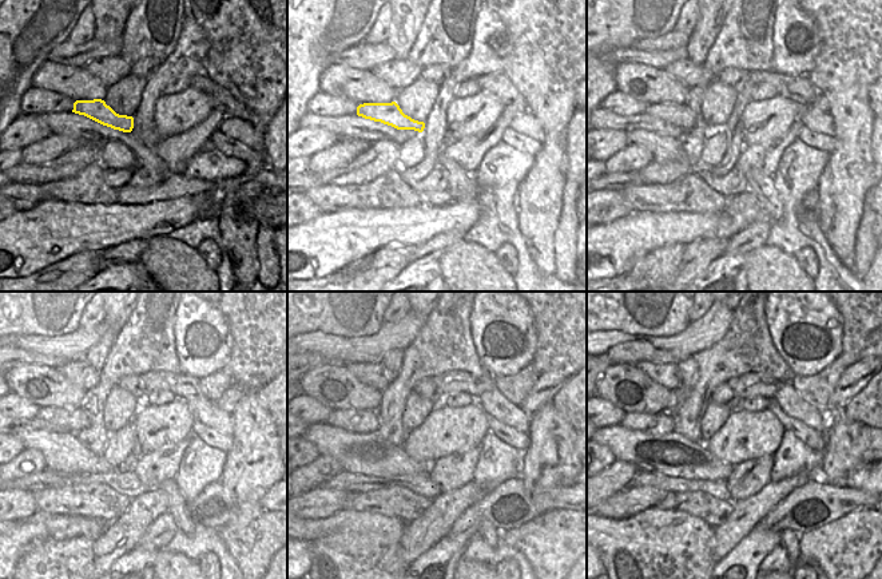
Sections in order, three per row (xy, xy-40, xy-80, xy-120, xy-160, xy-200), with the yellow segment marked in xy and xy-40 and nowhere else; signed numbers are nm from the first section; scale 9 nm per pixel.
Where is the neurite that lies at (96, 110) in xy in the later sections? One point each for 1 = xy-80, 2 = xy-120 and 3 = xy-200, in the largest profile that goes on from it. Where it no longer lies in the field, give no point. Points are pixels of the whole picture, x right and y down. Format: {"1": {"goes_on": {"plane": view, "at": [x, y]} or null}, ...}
{"1": {"goes_on": {"plane": "xy-80", "at": [680, 115]}}, "2": {"goes_on": {"plane": "xy-120", "at": [74, 419]}}, "3": {"goes_on": {"plane": "xy-200", "at": [663, 423]}}}

